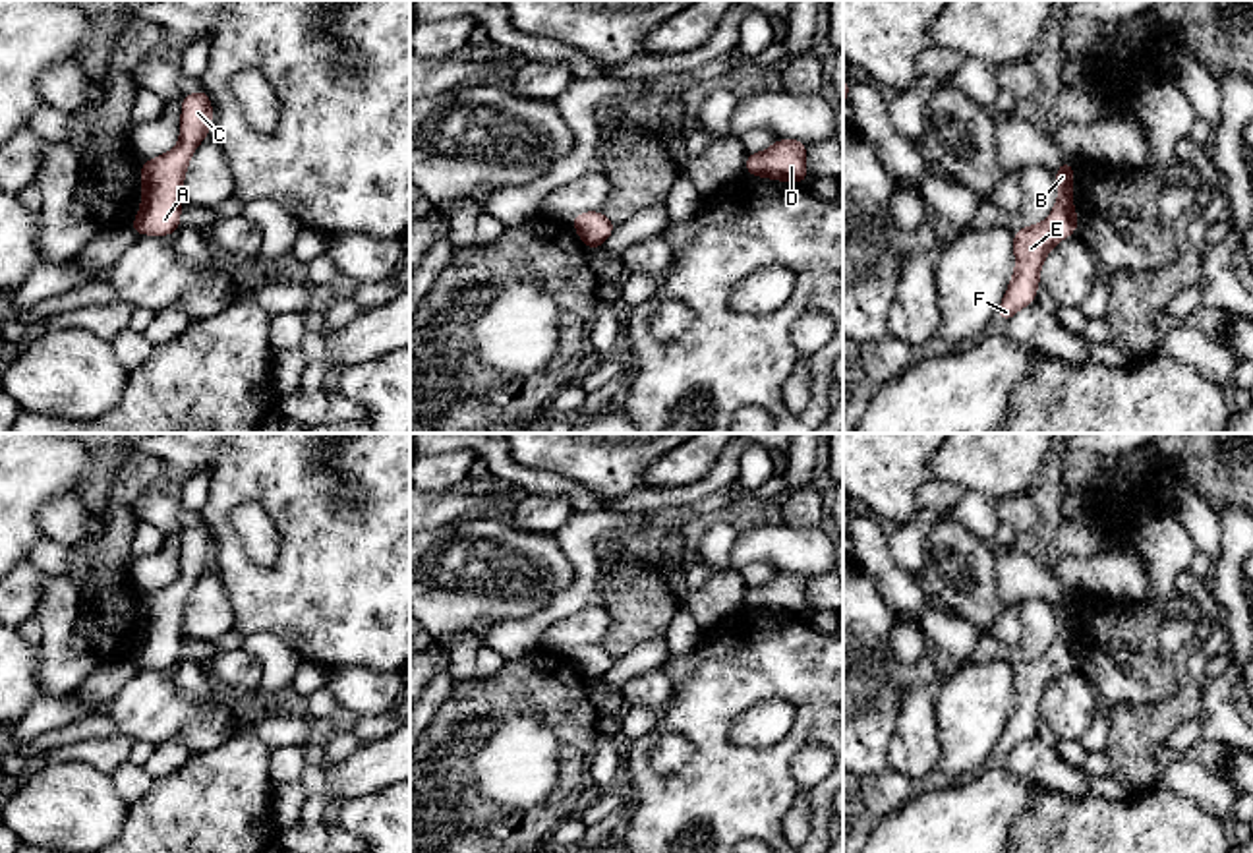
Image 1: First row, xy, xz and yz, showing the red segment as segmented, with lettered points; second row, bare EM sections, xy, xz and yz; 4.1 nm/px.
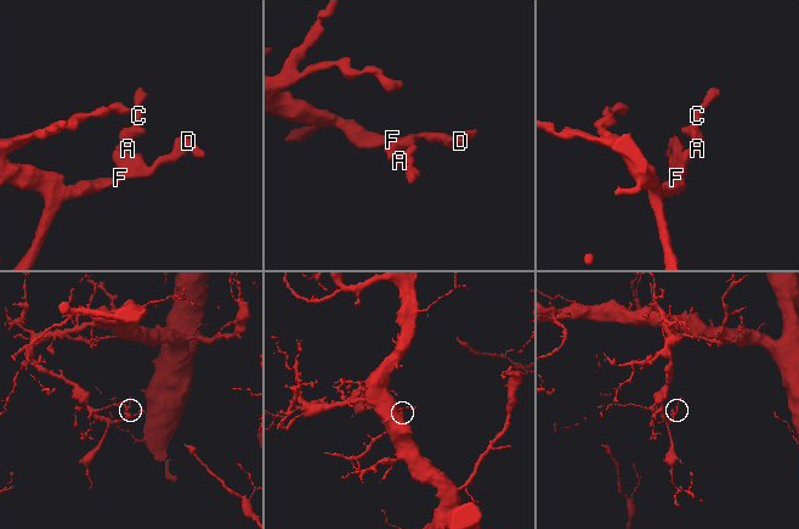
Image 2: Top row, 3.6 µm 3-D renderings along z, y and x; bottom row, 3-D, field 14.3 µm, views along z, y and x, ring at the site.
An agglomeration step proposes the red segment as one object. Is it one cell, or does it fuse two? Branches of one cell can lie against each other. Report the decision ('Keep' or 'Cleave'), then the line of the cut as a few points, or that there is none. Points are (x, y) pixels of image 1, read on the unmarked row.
Keep. No split

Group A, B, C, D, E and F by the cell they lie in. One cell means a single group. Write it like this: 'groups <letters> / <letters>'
groups A B C D E F

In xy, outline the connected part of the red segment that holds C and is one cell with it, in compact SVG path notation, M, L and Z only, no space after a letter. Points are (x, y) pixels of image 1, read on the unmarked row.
M205 522L180 534L178 578L151 594L141 594L141 644L130 662L141 669L172 669L180 662L182 619L189 592L211 567L213 538Z

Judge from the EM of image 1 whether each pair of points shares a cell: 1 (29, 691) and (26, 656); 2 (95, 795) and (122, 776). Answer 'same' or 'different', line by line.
1: same
2: different

